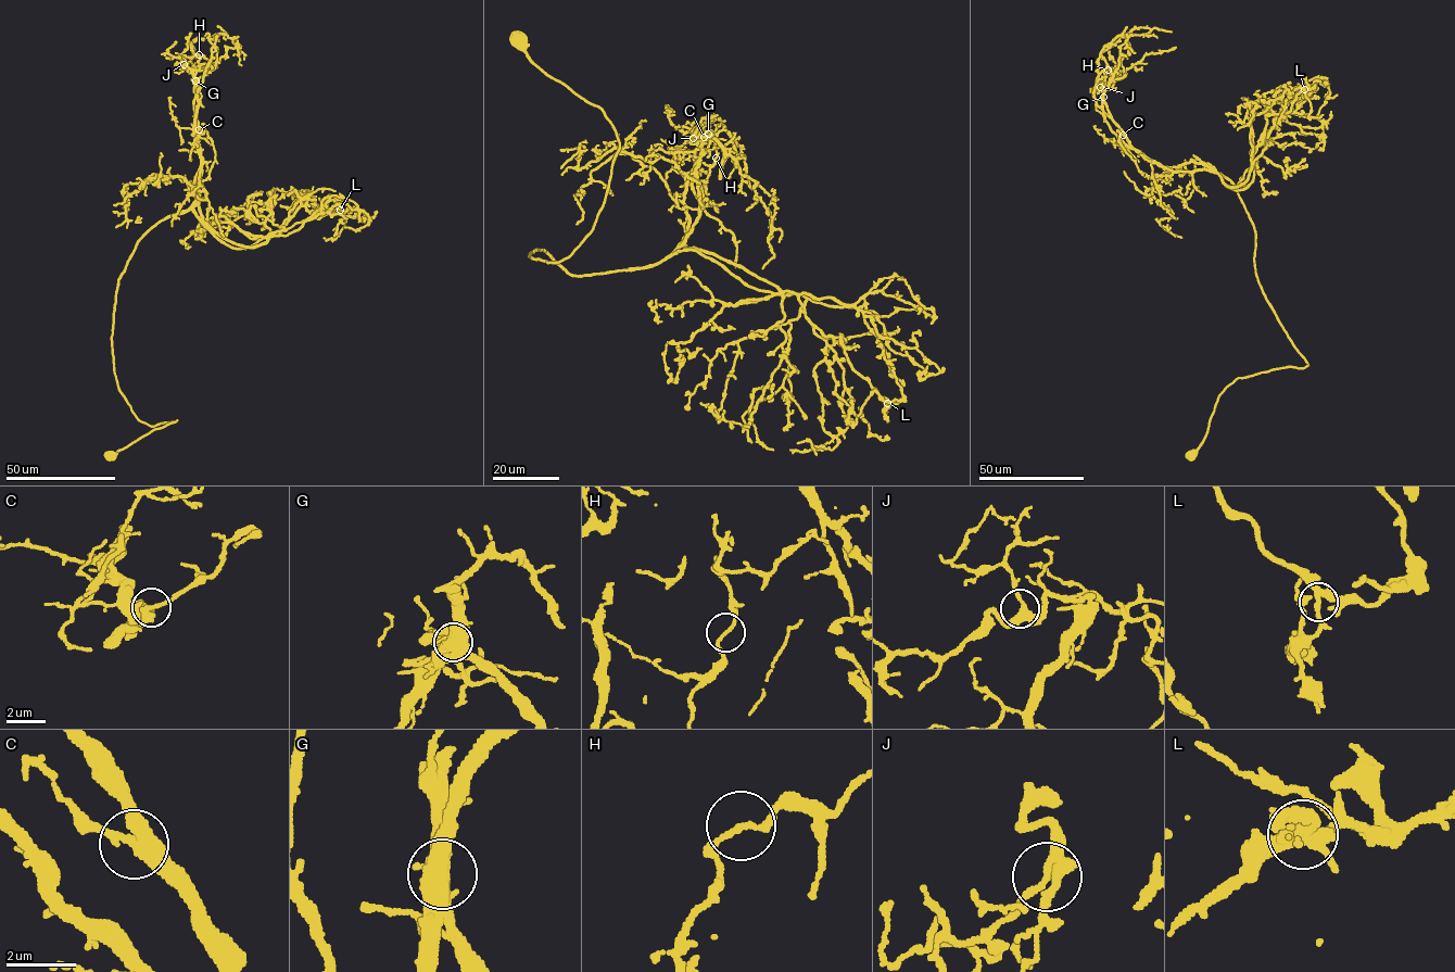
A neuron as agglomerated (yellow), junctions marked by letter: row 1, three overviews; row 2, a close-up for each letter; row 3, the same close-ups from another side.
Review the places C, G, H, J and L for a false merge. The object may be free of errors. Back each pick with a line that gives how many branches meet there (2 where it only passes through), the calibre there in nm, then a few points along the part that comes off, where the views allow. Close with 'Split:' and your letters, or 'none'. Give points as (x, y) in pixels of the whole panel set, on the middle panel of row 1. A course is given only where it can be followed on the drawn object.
G: branches 2; calibre 700 nm; course (708, 133), (677, 252), (584, 276), (528, 255), (590, 232), (619, 141), (518, 37)
Split: G

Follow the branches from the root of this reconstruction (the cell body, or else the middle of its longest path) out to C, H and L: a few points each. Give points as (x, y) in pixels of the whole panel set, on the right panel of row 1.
C: (1189, 455), (1237, 379), (1308, 364), (1259, 281), (1255, 231), (1232, 181), (1159, 165), (1123, 135)
H: (1189, 455), (1237, 379), (1308, 364), (1259, 281), (1232, 181), (1173, 172), (1130, 146), (1103, 100), (1108, 70)
L: (1189, 455), (1237, 379), (1308, 365), (1222, 179), (1247, 180), (1265, 113), (1304, 89)

